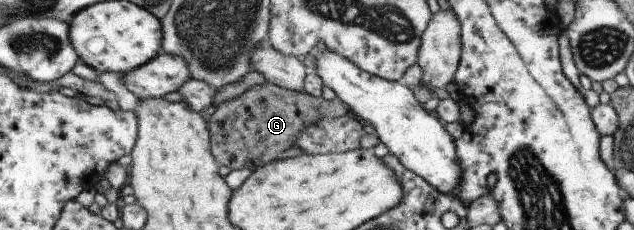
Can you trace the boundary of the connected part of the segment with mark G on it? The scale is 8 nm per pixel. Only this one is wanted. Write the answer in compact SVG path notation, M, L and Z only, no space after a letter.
M265 84L248 89L240 96L224 101L208 114L213 142L213 154L217 161L230 170L248 168L255 171L292 148L300 138L300 132L324 118L342 118L350 110L337 96L332 100L316 98L293 88Z

